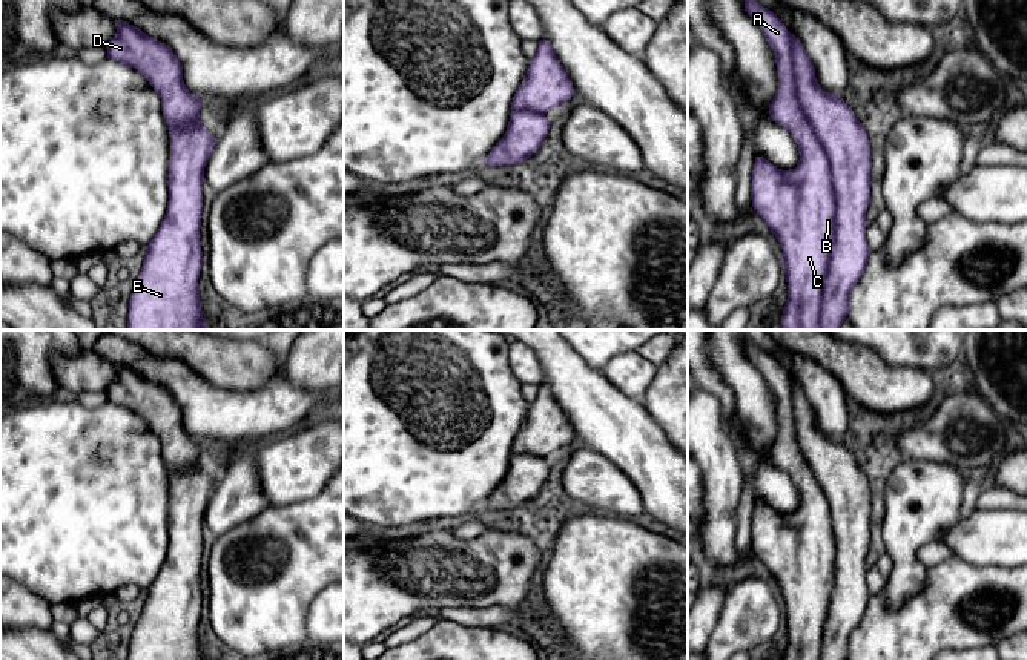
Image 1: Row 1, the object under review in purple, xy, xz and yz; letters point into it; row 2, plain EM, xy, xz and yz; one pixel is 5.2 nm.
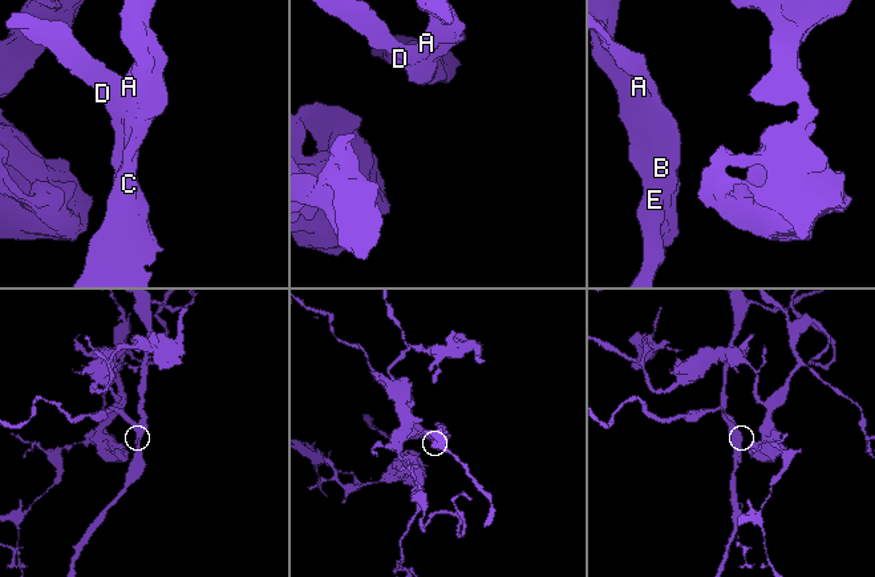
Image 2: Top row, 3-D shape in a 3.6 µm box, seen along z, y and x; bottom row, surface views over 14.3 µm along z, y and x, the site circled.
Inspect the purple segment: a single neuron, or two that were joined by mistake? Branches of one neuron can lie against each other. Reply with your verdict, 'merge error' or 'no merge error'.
no merge error

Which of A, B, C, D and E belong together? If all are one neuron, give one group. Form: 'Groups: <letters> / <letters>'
Groups: A B C D E

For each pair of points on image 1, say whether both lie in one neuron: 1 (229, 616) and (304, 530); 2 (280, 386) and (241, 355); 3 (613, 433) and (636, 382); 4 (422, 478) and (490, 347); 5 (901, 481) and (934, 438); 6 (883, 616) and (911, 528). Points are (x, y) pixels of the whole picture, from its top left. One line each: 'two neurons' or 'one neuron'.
1: one neuron
2: two neurons
3: two neurons
4: one neuron
5: two neurons
6: two neurons

